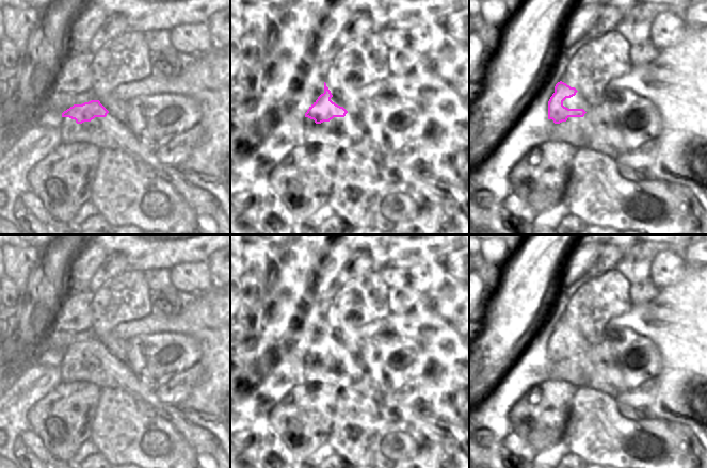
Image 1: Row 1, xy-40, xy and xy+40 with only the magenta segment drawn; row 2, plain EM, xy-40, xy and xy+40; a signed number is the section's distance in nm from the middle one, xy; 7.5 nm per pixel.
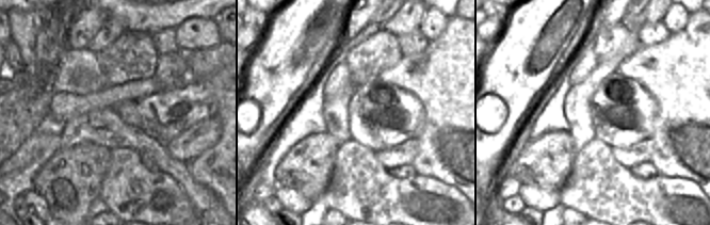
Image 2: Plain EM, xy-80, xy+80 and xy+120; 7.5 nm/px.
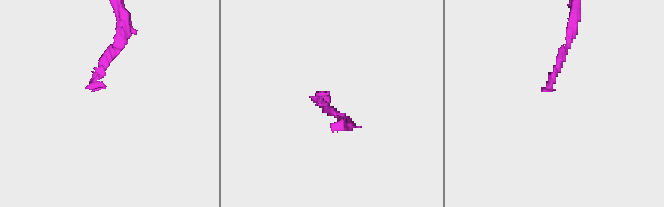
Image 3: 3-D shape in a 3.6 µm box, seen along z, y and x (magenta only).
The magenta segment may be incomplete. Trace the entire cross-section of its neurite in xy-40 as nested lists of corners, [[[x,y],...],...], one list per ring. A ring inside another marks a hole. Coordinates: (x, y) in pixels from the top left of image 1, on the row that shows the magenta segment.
[[[91,100],[82,104],[74,104],[62,113],[62,117],[75,119],[77,124],[91,122],[95,117],[106,117],[109,111],[99,100]]]

